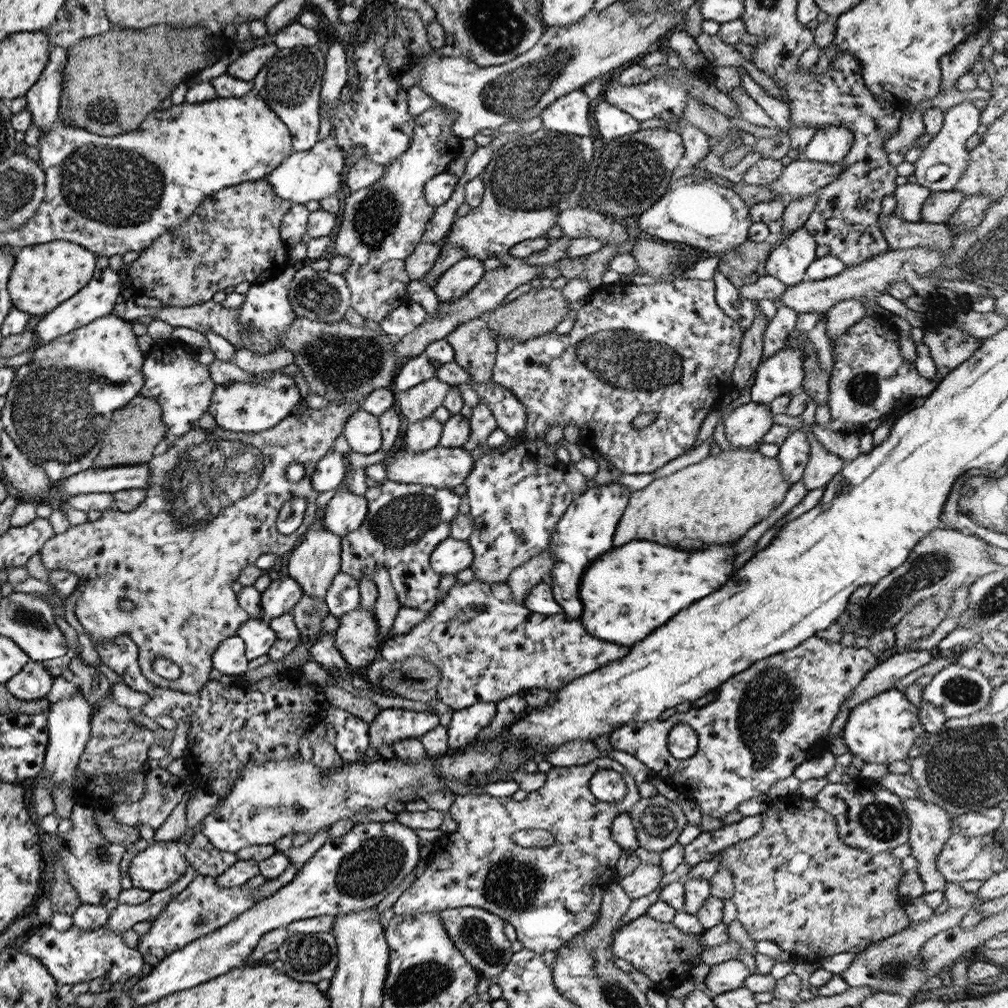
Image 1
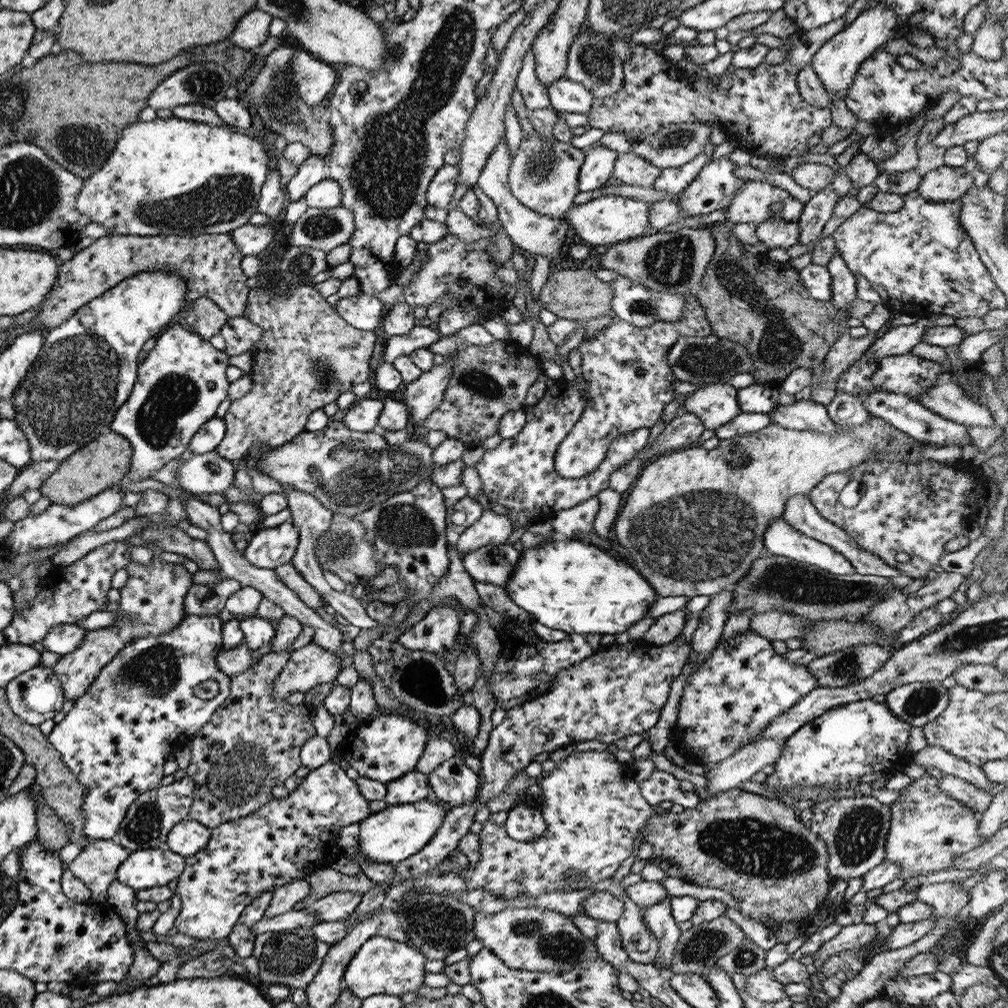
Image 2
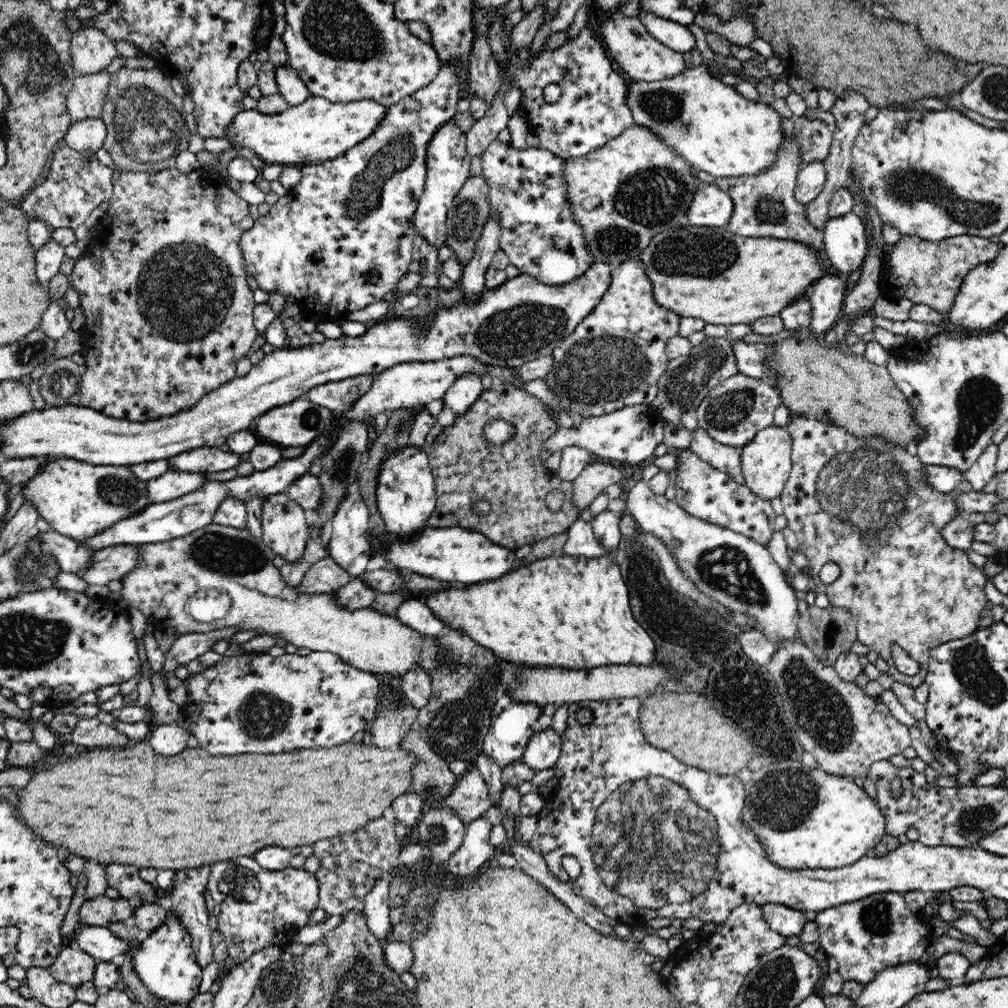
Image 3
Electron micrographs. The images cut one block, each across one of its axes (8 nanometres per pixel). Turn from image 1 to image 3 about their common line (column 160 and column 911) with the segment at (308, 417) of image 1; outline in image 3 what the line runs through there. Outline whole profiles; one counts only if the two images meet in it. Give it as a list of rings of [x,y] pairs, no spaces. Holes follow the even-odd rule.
[[[800,416],[789,422],[787,426],[788,432],[792,437],[791,461],[793,462],[788,480],[786,480],[781,500],[783,502],[783,514],[787,518],[787,526],[789,526],[796,535],[800,543],[799,550],[806,555],[809,562],[809,570],[811,578],[815,582],[817,592],[824,592],[832,606],[840,606],[848,608],[848,612],[855,617],[858,630],[858,641],[866,645],[870,651],[878,654],[878,657],[888,663],[889,669],[887,674],[892,676],[895,682],[905,684],[911,688],[916,688],[923,684],[927,678],[927,665],[929,664],[930,652],[940,644],[965,638],[973,634],[978,629],[978,622],[982,619],[982,612],[986,607],[986,593],[984,587],[987,583],[987,575],[983,573],[982,568],[976,567],[968,559],[967,552],[952,548],[942,537],[942,528],[958,515],[964,515],[962,510],[958,508],[955,501],[955,495],[952,493],[938,492],[932,488],[927,481],[925,466],[917,454],[909,448],[888,442],[881,436],[854,436],[845,428],[824,423],[820,420],[810,418],[808,416]],[[827,562],[836,563],[840,567],[840,576],[830,582],[824,584],[820,578],[820,571]],[[898,645],[908,656],[920,664],[920,671],[916,676],[904,676],[894,668],[894,660],[892,657],[892,646]]]

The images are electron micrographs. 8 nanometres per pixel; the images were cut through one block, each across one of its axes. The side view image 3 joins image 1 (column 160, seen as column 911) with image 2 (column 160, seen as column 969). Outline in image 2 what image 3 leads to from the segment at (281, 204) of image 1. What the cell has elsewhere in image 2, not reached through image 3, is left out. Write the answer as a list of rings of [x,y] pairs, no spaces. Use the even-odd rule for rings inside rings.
[[[231,233],[197,235],[197,236],[123,236],[123,235],[104,235],[95,239],[89,246],[74,252],[73,256],[64,261],[59,262],[57,279],[55,285],[49,290],[49,294],[41,300],[40,308],[34,318],[29,320],[27,324],[31,329],[39,329],[41,332],[47,332],[53,327],[63,323],[65,319],[73,315],[78,308],[87,304],[93,298],[97,298],[103,294],[105,290],[113,288],[121,280],[129,279],[131,276],[151,273],[167,273],[173,272],[184,280],[185,298],[184,302],[194,301],[196,298],[205,297],[211,299],[219,308],[227,314],[228,317],[241,317],[245,312],[248,288],[245,287],[246,277],[241,271],[239,262],[243,253],[237,249]]]

